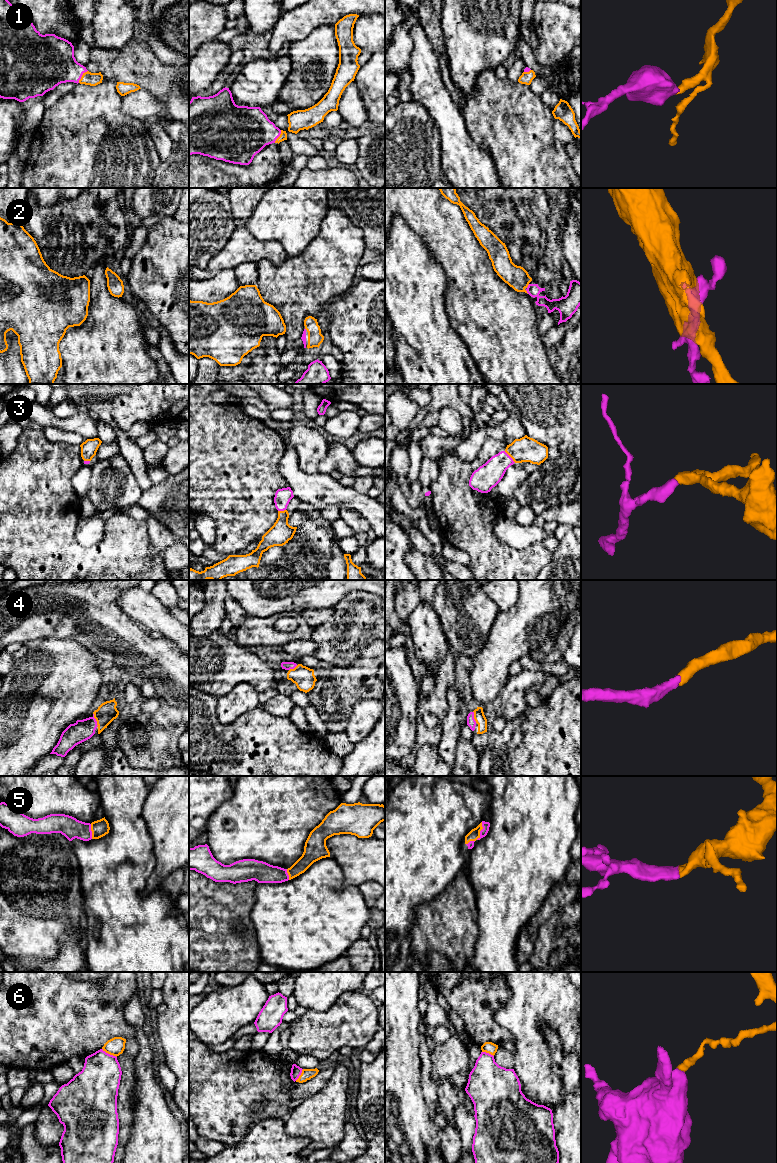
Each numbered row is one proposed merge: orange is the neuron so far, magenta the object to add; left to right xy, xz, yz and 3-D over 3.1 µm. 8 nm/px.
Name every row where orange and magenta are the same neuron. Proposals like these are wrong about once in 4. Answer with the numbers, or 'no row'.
1, 2, 3, 4, 5

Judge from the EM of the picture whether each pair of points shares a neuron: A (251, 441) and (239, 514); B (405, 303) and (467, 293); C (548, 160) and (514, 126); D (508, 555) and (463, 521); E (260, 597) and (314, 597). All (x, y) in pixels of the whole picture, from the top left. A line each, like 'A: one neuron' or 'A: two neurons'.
A: one neuron
B: two neurons
C: one neuron
D: one neuron
E: one neuron

